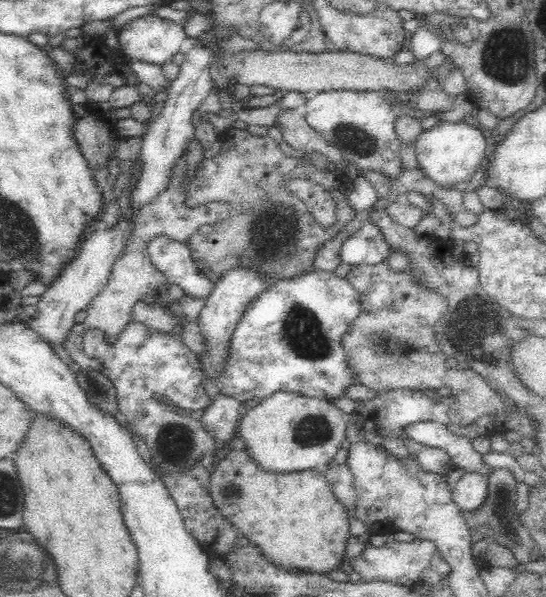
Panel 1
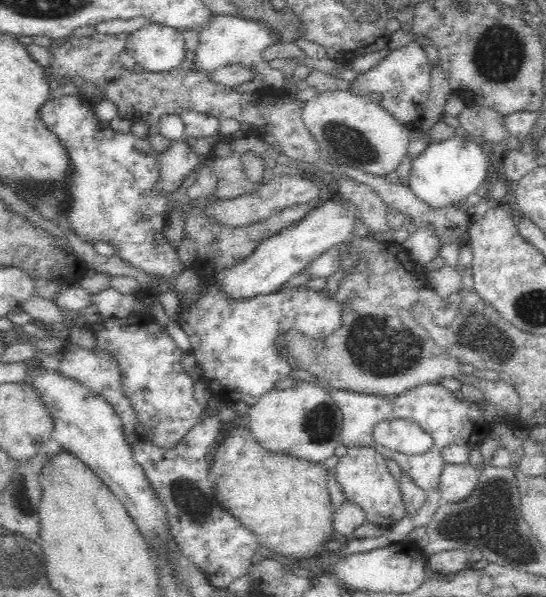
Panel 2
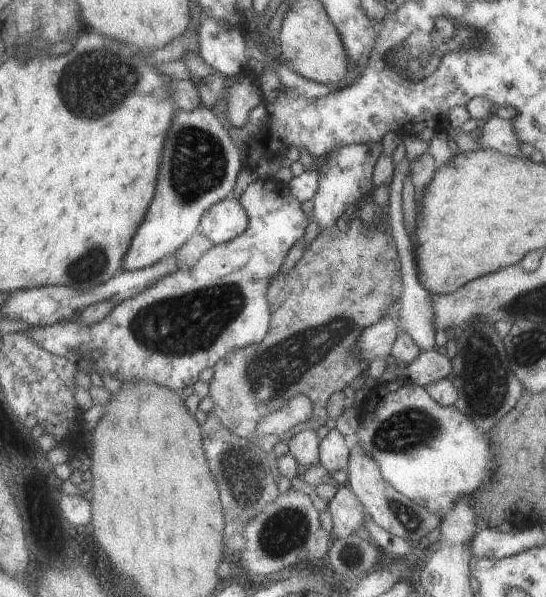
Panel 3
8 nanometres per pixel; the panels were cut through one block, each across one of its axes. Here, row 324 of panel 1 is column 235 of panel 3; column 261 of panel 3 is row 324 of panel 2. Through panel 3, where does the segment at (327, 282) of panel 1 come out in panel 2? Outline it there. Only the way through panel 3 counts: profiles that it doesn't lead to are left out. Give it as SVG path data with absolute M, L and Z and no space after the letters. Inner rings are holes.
M208 286L208 290L192 304L182 308L182 314L178 318L178 324L182 330L190 336L192 348L190 354L196 358L198 366L202 368L202 380L206 388L210 390L214 400L220 400L224 404L238 406L240 402L254 406L266 392L274 390L274 384L280 380L284 382L292 370L300 370L300 362L290 356L288 350L288 334L296 332L298 336L304 336L308 340L326 340L344 324L344 312L348 310L346 290L310 290L302 286L288 286L280 292L272 294L258 294L252 300L240 300L236 304L228 304L228 300L218 292L218 286Z

